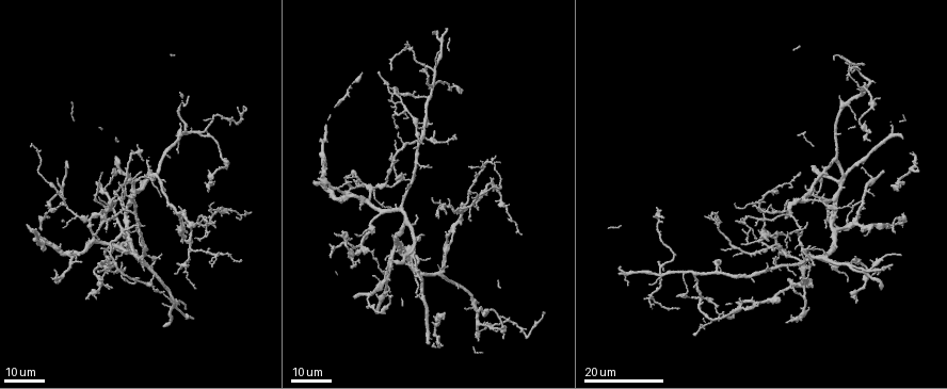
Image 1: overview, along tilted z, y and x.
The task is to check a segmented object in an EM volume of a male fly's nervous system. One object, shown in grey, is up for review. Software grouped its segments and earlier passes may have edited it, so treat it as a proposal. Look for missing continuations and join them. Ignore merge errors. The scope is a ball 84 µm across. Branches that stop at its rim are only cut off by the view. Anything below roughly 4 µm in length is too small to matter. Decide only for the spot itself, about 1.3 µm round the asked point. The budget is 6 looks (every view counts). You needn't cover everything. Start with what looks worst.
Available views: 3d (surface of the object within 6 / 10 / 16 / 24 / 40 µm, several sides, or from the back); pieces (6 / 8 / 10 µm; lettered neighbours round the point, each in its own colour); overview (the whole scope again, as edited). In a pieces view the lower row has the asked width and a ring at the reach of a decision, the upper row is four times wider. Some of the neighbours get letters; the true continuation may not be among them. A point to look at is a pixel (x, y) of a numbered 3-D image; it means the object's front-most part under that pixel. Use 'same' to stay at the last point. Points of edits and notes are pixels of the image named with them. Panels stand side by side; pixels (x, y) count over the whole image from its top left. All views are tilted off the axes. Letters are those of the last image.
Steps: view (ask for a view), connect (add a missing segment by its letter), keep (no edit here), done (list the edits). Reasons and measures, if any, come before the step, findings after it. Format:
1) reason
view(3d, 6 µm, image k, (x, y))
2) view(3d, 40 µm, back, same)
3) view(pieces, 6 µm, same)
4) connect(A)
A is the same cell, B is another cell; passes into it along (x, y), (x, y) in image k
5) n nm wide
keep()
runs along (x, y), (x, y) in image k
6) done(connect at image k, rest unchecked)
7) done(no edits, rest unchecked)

thin end
view(3d, 24 µm, image 1, (58, 177))

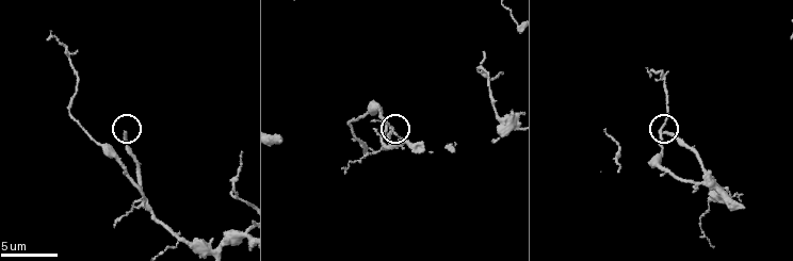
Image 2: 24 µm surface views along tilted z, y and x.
what lies round it
view(pieces, 6 µm, image 2, (125, 132))

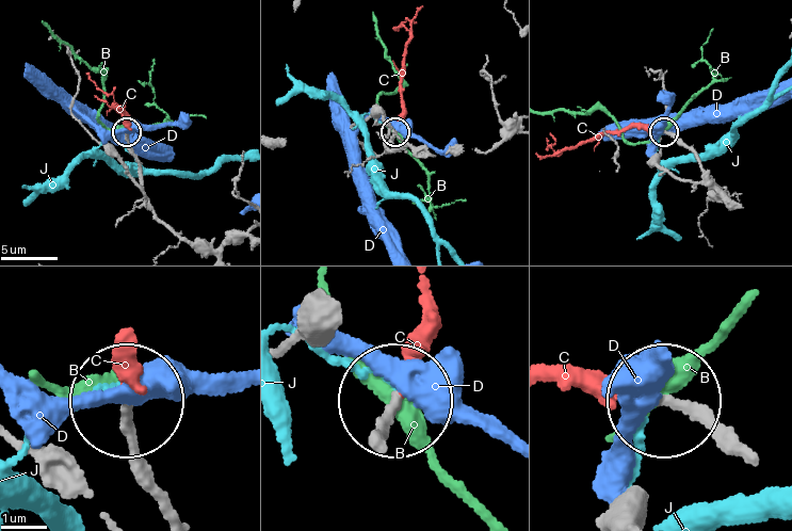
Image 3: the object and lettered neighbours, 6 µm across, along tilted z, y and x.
connect(C)
C is the same cell, B, D and J are other cells; passes into it along (380, 435), (424, 301) in image 3; it goes on there

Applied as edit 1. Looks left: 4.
view(overview)

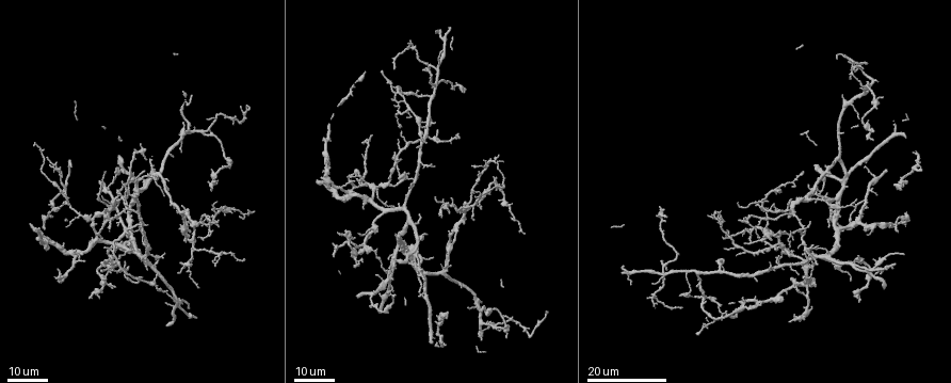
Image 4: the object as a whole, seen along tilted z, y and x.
branch stops here
view(3d, 16 µm, image 4, (761, 231))

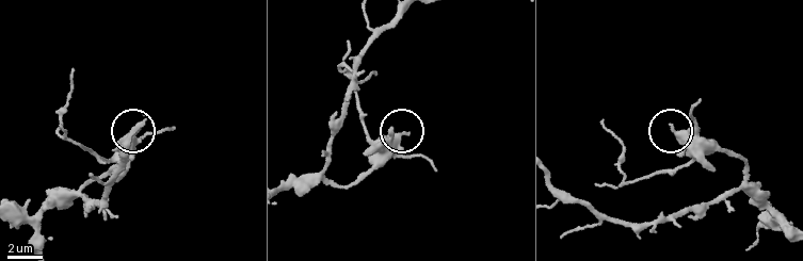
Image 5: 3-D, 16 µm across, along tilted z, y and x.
view(pieces, 8 µm, image 5, (673, 128))

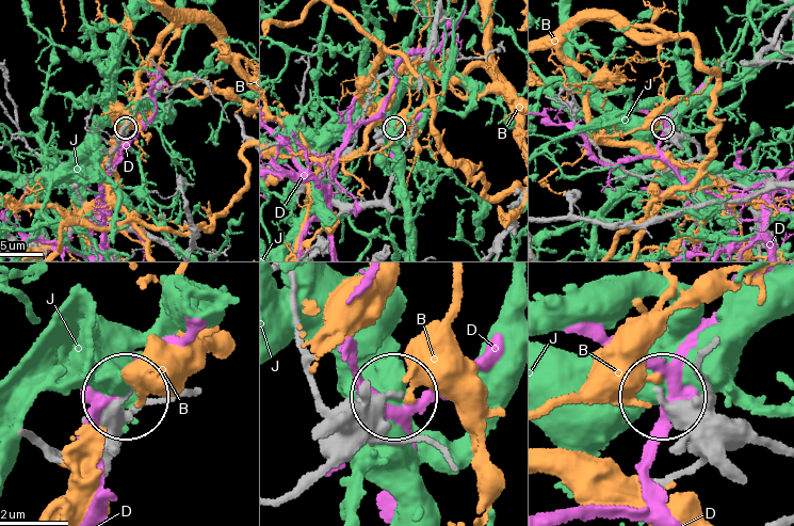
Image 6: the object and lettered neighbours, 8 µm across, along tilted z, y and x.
keep()
B, D and J are other cells; none of them fits

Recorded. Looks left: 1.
done(connect at image 3, rest unchecked)

